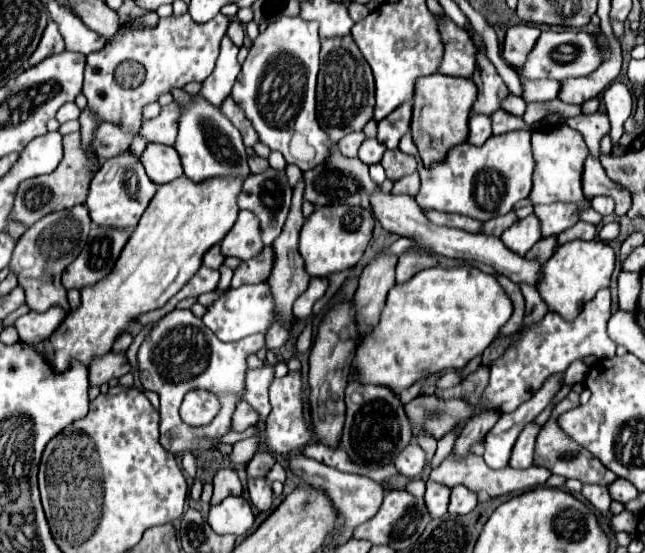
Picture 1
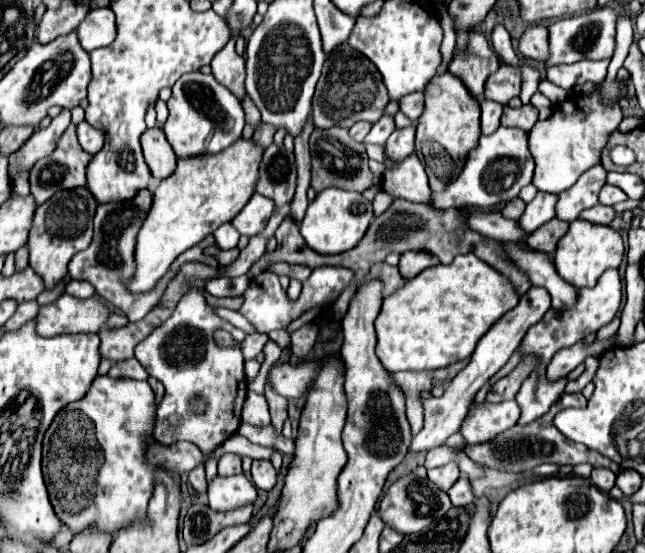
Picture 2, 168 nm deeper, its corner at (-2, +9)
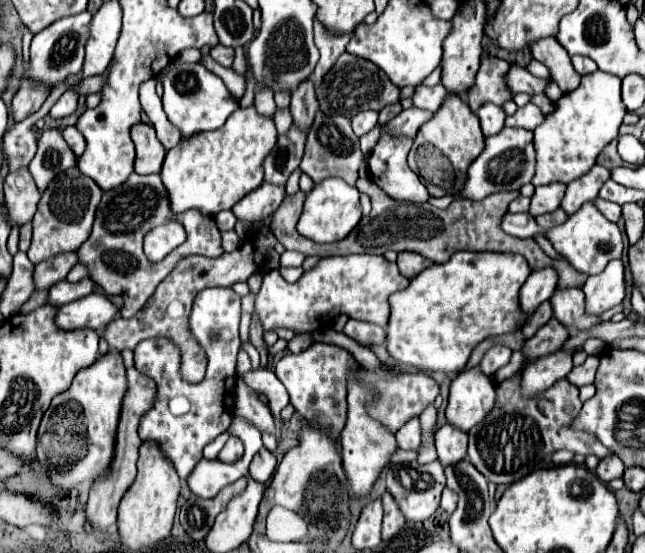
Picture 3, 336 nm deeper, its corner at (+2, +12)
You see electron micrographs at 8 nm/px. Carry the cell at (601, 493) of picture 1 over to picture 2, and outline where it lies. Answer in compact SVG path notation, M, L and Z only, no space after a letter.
M604 467L592 469L592 475L590 475L590 481L604 493L608 493L614 487L614 479L616 479L616 475L610 469L604 469Z

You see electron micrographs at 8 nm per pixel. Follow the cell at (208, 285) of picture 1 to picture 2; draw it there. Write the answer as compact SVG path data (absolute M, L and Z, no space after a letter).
M142 191L140 195L136 195L136 199L132 199L132 203L104 203L104 205L98 205L96 215L94 215L94 239L88 245L88 249L76 253L70 261L70 265L68 265L68 275L72 279L88 281L102 299L106 299L112 305L116 305L118 309L122 309L130 321L144 319L160 303L168 283L178 275L178 271L184 263L194 261L194 263L204 263L204 265L210 265L210 267L214 267L214 265L218 267L216 259L206 255L206 249L214 245L214 237L210 235L208 239L204 239L196 247L192 247L192 251L184 251L184 255L180 255L180 259L176 259L176 263L172 263L172 271L168 271L168 275L164 275L164 279L160 279L160 283L156 285L156 291L150 291L150 293L144 293L144 295L128 293L124 289L124 279L132 277L132 271L134 271L132 255L134 255L134 245L136 245L136 231L140 229L140 223L144 221L144 215L148 213L150 201L152 201L150 191Z

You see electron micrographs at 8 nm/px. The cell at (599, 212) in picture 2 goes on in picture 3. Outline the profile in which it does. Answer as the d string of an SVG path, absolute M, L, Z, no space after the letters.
M596 198L594 204L596 204L596 208L598 208L610 222L618 222L618 220L620 220L620 216L622 216L622 208L620 208L618 204L608 202L608 200L600 200L600 198Z

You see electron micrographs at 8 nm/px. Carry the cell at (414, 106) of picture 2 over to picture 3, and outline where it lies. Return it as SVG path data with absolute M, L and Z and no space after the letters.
M420 84L420 86L416 86L416 92L414 92L412 100L414 100L414 106L426 108L430 112L436 112L442 106L446 94L448 92L446 92L446 88L442 84L438 84L434 88L426 88L426 86Z

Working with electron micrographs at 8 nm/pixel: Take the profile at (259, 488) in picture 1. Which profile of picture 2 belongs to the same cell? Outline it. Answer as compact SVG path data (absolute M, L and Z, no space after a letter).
M254 459L252 461L252 481L258 489L270 491L276 485L276 471L272 463L264 459Z

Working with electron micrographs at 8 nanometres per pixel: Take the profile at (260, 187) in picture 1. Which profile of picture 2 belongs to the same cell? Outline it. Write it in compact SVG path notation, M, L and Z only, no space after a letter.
M270 145L264 151L264 159L260 163L260 177L256 181L256 193L274 201L276 209L284 207L292 201L296 187L296 165L294 153L284 147Z

